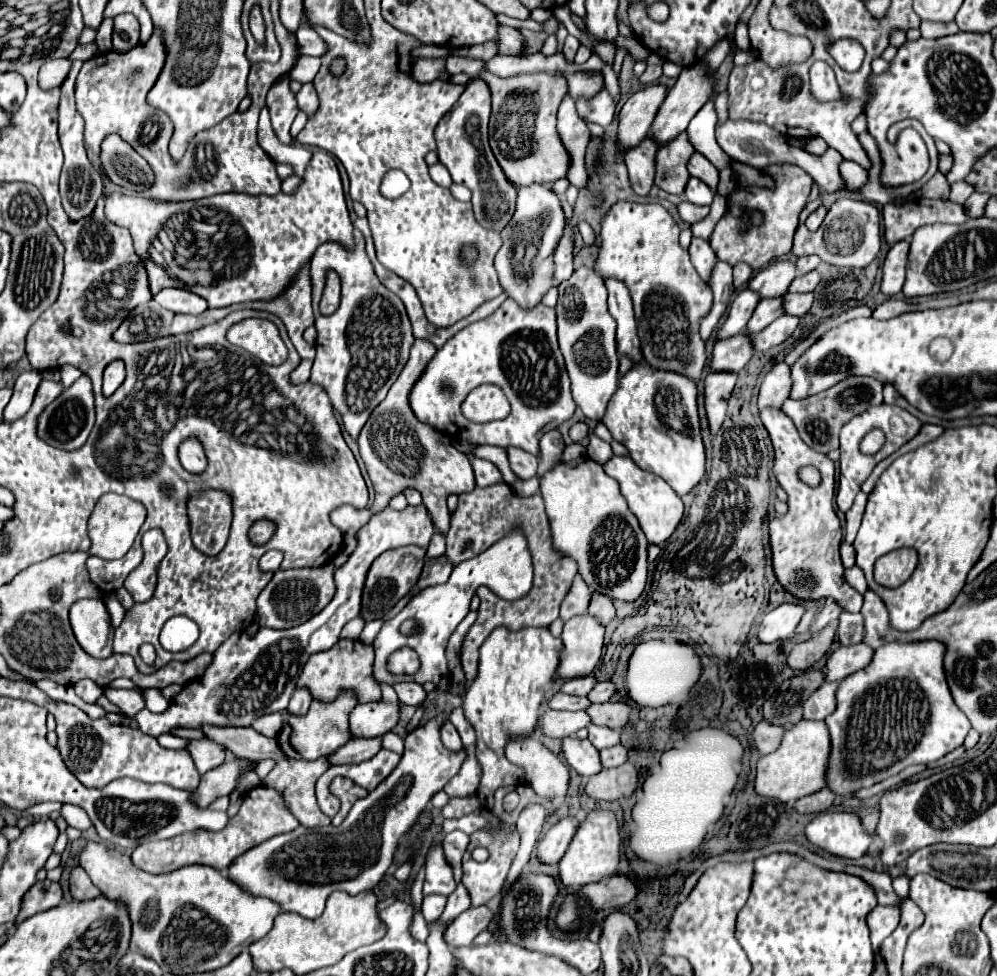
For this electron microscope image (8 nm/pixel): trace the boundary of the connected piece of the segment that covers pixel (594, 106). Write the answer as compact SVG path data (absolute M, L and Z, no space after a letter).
M602 87L602 91L590 99L584 99L584 97L578 99L576 109L586 123L596 123L596 125L602 123L606 127L614 119L614 103L606 87Z

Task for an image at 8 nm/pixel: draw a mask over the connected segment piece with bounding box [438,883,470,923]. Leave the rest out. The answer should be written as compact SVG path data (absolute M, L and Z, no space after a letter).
M462 883L456 885L454 893L448 895L448 901L446 901L446 909L442 913L442 917L438 921L444 921L444 923L450 923L454 917L458 917L462 911L466 911L470 907L470 895L466 891L466 887Z

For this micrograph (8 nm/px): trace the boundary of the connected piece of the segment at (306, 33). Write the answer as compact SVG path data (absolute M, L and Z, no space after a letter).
M302 25L296 31L296 41L298 41L298 51L302 55L312 55L312 57L322 57L328 51L328 45L324 39L316 35L314 29Z

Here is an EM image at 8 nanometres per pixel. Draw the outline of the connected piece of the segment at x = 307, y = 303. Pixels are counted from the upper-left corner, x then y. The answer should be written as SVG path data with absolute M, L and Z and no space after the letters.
M306 267L306 271L302 271L302 279L298 279L298 283L294 283L294 287L286 291L286 295L278 299L274 307L270 307L270 313L280 317L282 323L286 325L288 337L302 359L312 359L316 354L314 344L306 343L302 339L304 329L314 325L310 295L312 295L312 287L310 287L310 275Z

